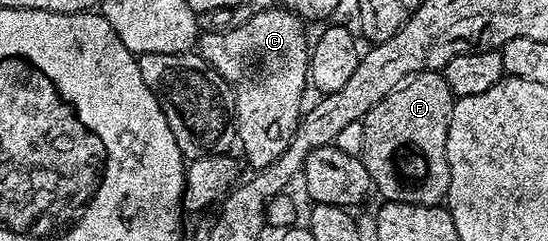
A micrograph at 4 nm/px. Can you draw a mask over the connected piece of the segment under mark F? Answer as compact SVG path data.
M421 71L418 75L411 75L395 91L388 93L388 97L372 105L370 112L362 118L364 145L360 158L368 169L373 190L379 191L383 195L381 197L383 200L425 207L445 204L446 194L450 188L446 142L455 98L456 96L448 89L445 74L437 71Z

